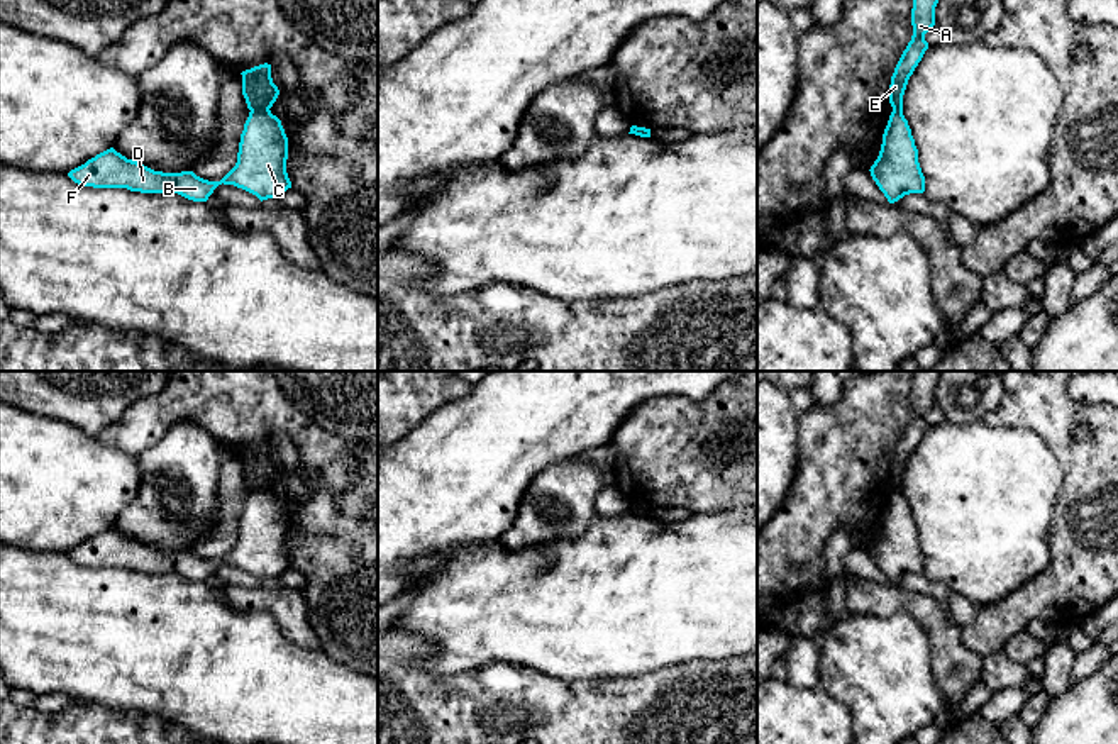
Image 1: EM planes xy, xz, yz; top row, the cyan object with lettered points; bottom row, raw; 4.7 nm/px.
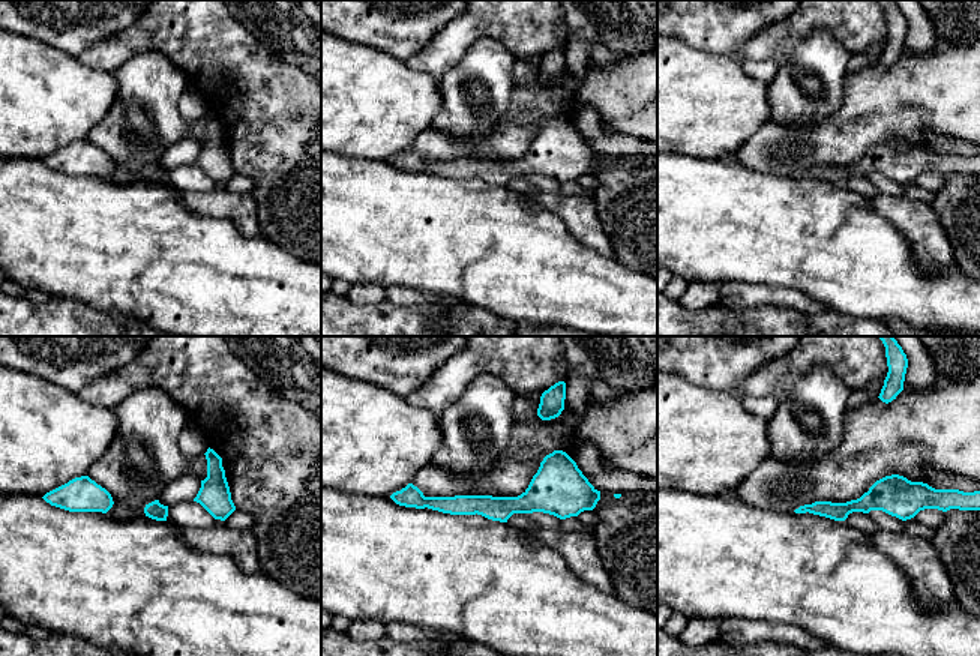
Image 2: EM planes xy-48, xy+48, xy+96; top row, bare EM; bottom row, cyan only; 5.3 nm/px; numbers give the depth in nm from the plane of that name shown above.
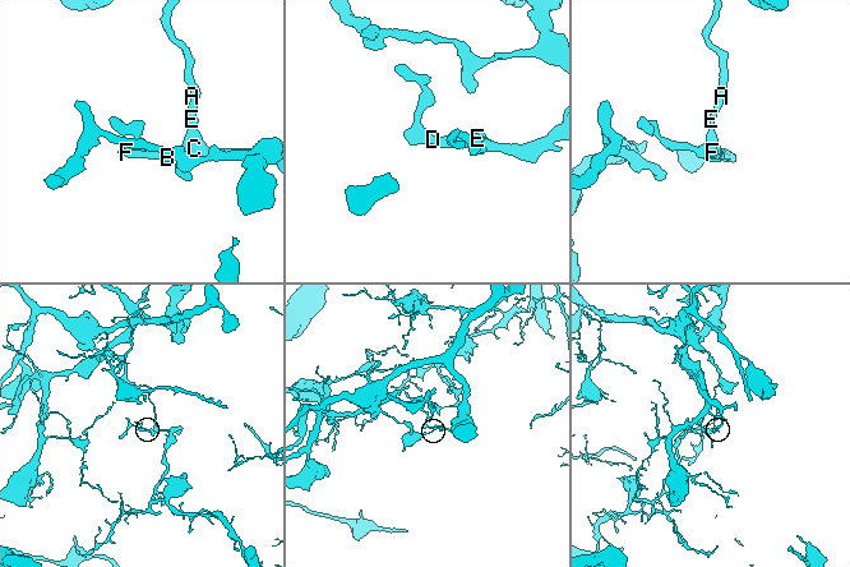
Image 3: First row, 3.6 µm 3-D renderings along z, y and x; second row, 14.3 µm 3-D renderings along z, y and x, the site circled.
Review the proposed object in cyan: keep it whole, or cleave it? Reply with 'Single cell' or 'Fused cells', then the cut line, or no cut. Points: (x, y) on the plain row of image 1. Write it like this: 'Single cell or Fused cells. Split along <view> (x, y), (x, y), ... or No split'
Fused cells. Split along xy (268, 488), (254, 488), (251, 492)

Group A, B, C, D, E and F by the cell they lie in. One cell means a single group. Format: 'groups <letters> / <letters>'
groups A E / B C D F

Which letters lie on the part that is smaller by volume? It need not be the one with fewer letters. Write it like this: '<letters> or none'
A, E

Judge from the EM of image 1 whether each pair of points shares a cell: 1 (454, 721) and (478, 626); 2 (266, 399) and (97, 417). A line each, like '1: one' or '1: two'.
1: two
2: two

